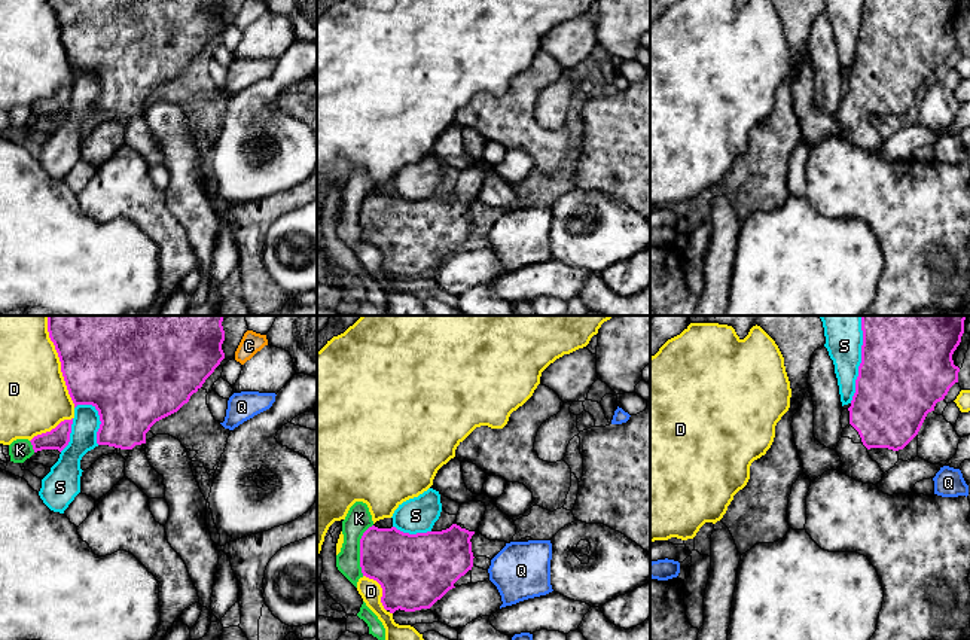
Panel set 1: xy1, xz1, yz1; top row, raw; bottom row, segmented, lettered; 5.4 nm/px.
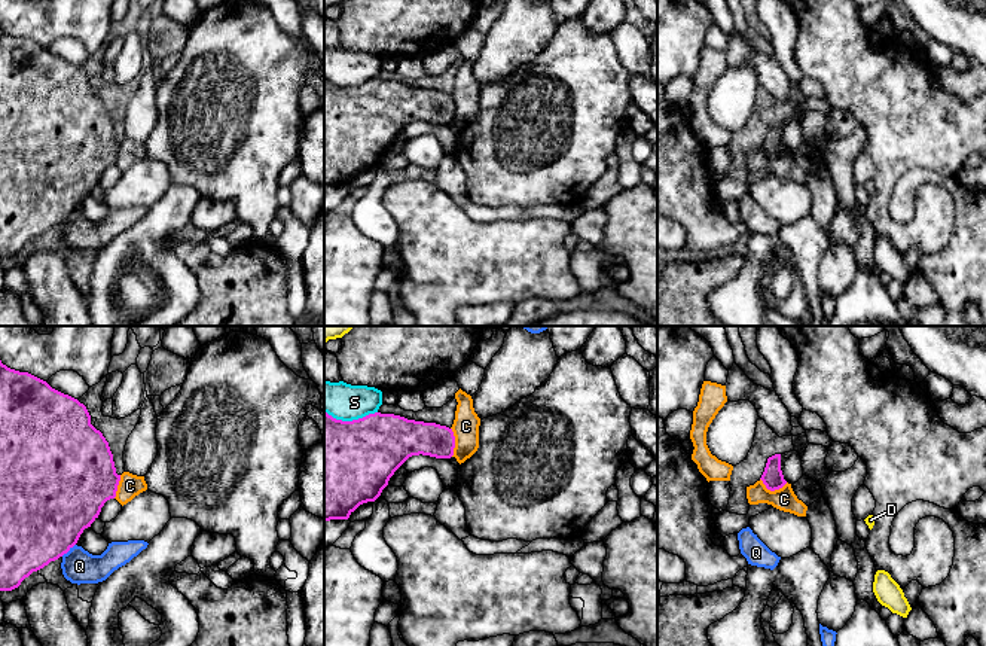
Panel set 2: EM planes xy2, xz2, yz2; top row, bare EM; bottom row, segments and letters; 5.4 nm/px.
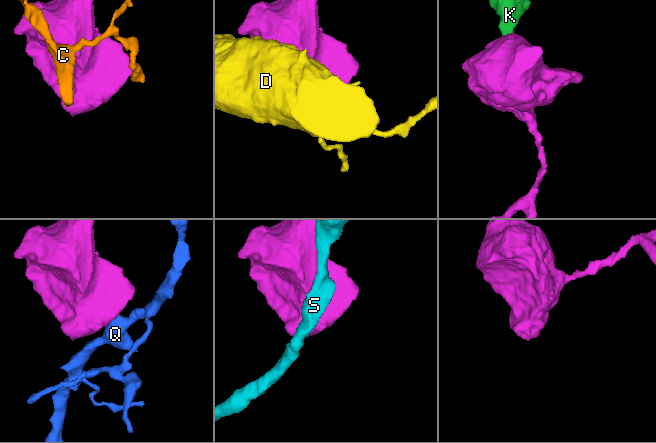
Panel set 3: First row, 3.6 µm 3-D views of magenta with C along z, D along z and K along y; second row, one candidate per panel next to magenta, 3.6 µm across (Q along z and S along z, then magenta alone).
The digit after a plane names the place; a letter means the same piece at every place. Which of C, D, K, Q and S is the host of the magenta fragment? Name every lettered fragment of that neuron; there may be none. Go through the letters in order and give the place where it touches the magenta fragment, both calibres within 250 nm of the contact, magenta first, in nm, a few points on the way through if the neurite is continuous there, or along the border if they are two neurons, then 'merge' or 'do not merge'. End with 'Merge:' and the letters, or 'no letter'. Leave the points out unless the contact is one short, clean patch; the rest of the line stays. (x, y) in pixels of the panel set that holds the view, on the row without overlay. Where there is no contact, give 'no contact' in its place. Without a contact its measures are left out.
C: contact yz2 (772, 157); calibres 120 and 130 nm; border yz2 (760, 145), (771, 157), (778, 157), (787, 149); do not merge
D: contact xy1 (61, 37); calibres 400 and 360 nm; do not merge
K: contact xz1 (360, 216); calibres 340 and 140 nm; do not merge
Q: contact xy2 (67, 218); calibres 460 and 180 nm; border xy2 (75, 210), (61, 222); do not merge
S: contact yz1 (859, 34); calibres 460 and 180 nm; do not merge
Merge: no letter

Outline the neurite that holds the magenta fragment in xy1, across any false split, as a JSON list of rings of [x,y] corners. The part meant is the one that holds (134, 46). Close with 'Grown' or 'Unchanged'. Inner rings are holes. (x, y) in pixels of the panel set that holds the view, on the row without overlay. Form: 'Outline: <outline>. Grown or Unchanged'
Outline: [[[49,0],[61,28],[68,61],[77,71],[92,71],[100,82],[97,110],[128,116],[125,144],[134,149],[149,165],[164,165],[164,143],[146,124],[146,100],[150,94],[177,79],[225,25],[225,0]]]. Grown

